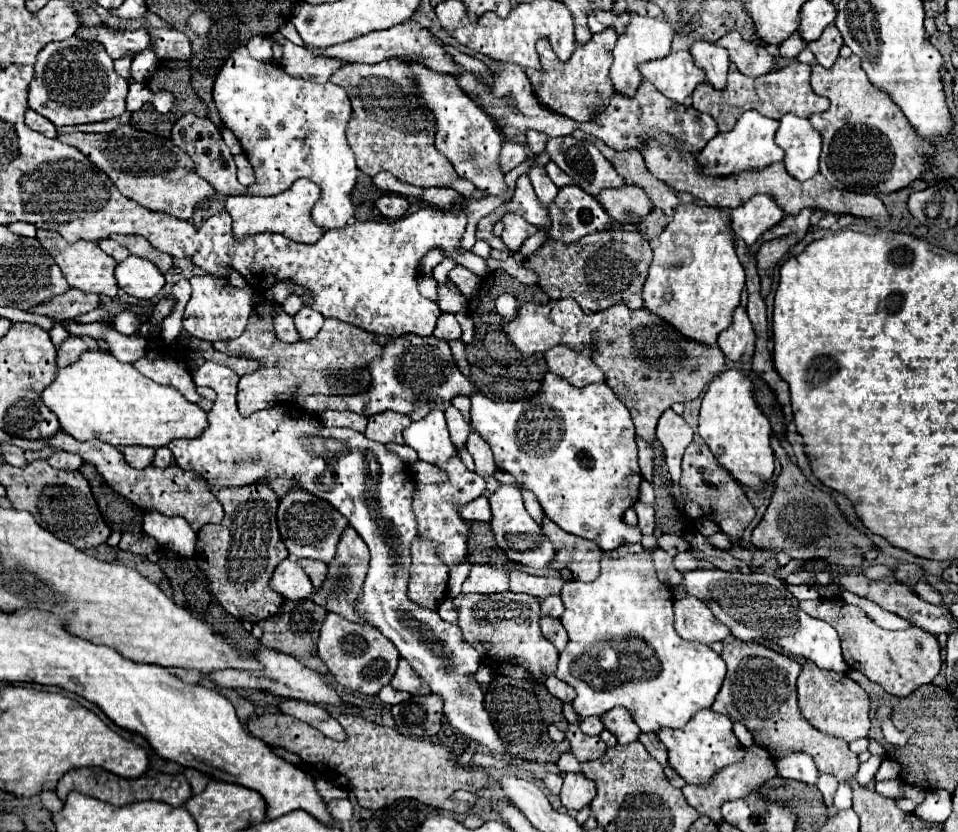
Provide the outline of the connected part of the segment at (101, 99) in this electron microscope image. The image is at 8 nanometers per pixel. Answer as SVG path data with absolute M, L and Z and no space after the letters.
M72 36L64 42L52 42L44 46L44 50L40 50L34 80L30 84L28 104L34 112L48 118L54 126L88 124L122 116L126 112L126 102L124 102L126 94L128 94L128 82L116 74L116 70L112 68L112 58L106 54L106 50L98 42L84 42Z

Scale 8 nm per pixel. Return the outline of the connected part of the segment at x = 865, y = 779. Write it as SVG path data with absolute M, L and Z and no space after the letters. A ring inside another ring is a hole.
M870 756L868 762L860 764L860 770L858 770L858 774L856 774L856 780L858 780L860 784L870 784L870 782L874 780L874 774L876 774L878 768L880 768L880 762L882 762L882 756Z

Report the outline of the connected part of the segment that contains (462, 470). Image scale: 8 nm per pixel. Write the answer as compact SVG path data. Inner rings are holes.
M456 454L456 458L452 458L446 464L446 474L450 478L450 482L446 482L446 484L416 486L416 498L414 498L412 506L414 506L414 514L418 518L418 536L424 540L438 542L440 544L440 558L444 558L444 562L448 566L454 566L466 556L466 540L468 540L468 526L458 516L456 508L482 496L486 490L486 482L476 472L468 472L458 454Z

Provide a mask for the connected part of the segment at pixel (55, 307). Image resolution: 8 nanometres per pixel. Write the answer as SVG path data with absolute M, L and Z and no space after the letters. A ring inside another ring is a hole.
M68 290L60 296L54 296L42 304L38 304L36 308L32 308L32 314L42 314L42 316L50 316L54 320L65 322L75 319L80 314L85 314L94 310L100 305L100 298L96 294L86 294L80 290Z

